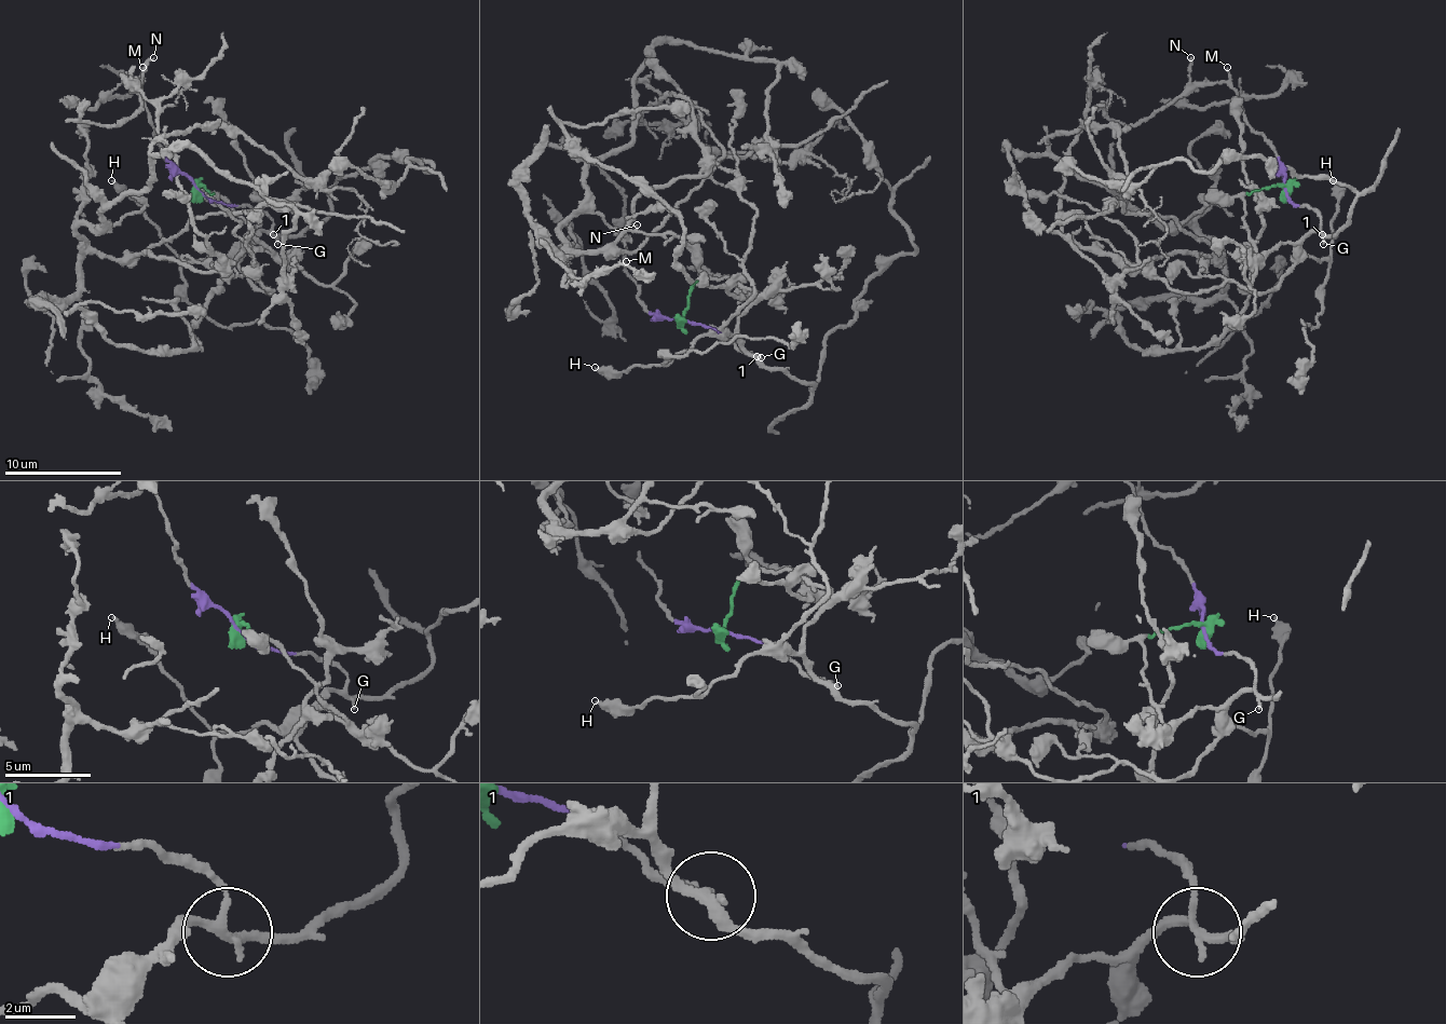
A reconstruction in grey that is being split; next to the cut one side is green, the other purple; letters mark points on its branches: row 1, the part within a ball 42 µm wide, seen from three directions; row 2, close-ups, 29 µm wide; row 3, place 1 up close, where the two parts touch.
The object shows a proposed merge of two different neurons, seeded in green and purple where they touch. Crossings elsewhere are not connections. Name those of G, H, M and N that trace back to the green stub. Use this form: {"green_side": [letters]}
{"green_side": ["H"]}

